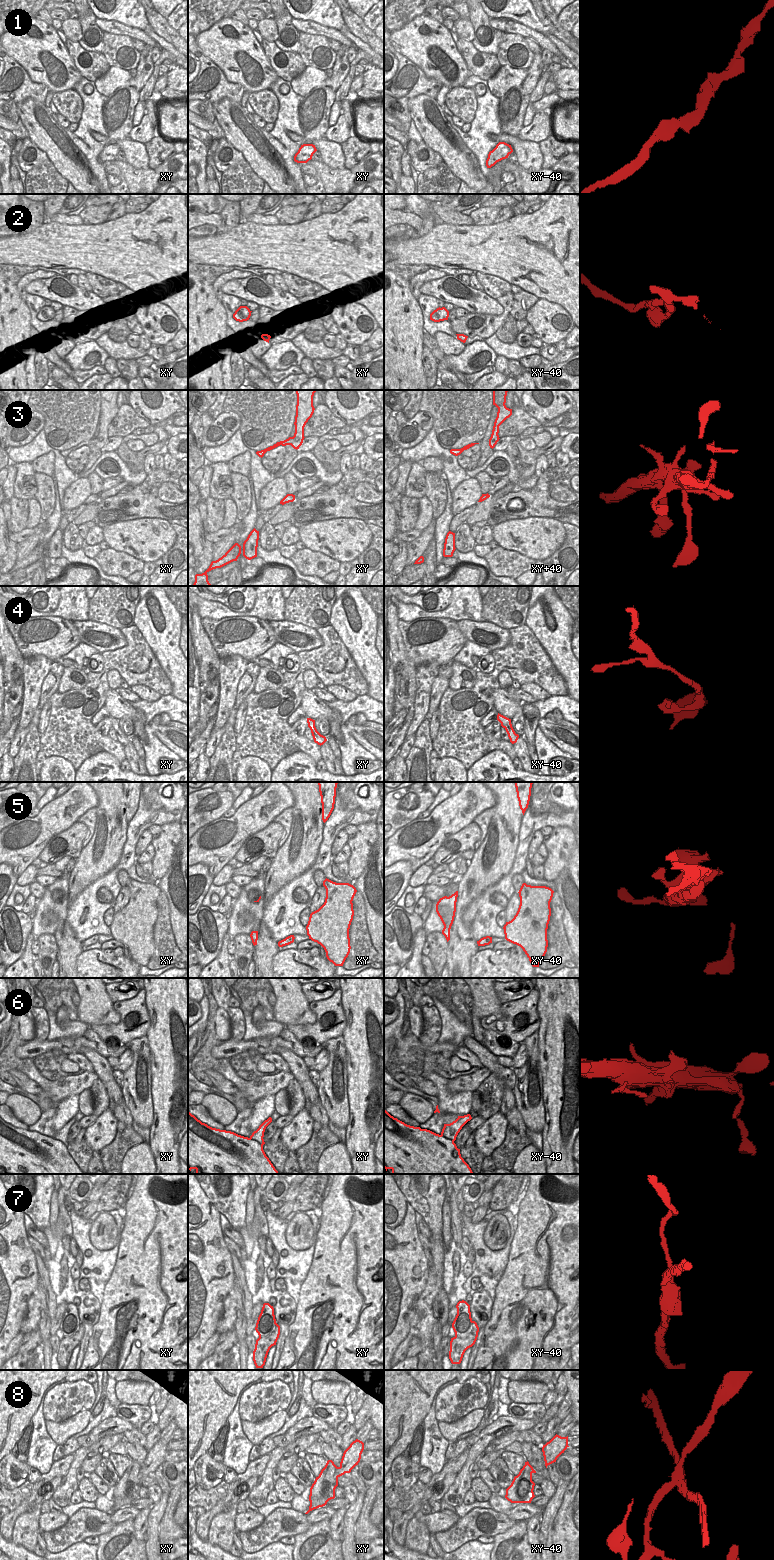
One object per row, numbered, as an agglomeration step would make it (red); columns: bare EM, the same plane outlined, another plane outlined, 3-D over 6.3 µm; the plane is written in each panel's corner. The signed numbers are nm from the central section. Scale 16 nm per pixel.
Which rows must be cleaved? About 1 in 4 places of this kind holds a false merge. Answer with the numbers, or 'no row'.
4, 7, 8

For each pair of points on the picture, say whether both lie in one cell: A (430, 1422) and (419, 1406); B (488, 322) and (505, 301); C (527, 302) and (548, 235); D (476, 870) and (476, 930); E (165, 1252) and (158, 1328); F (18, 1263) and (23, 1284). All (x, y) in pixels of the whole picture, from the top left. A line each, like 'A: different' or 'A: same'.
A: different
B: same
C: different
D: different
E: same
F: same

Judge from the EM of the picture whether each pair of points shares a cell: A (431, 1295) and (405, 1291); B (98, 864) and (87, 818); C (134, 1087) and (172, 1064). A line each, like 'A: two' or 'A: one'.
A: two
B: two
C: two

